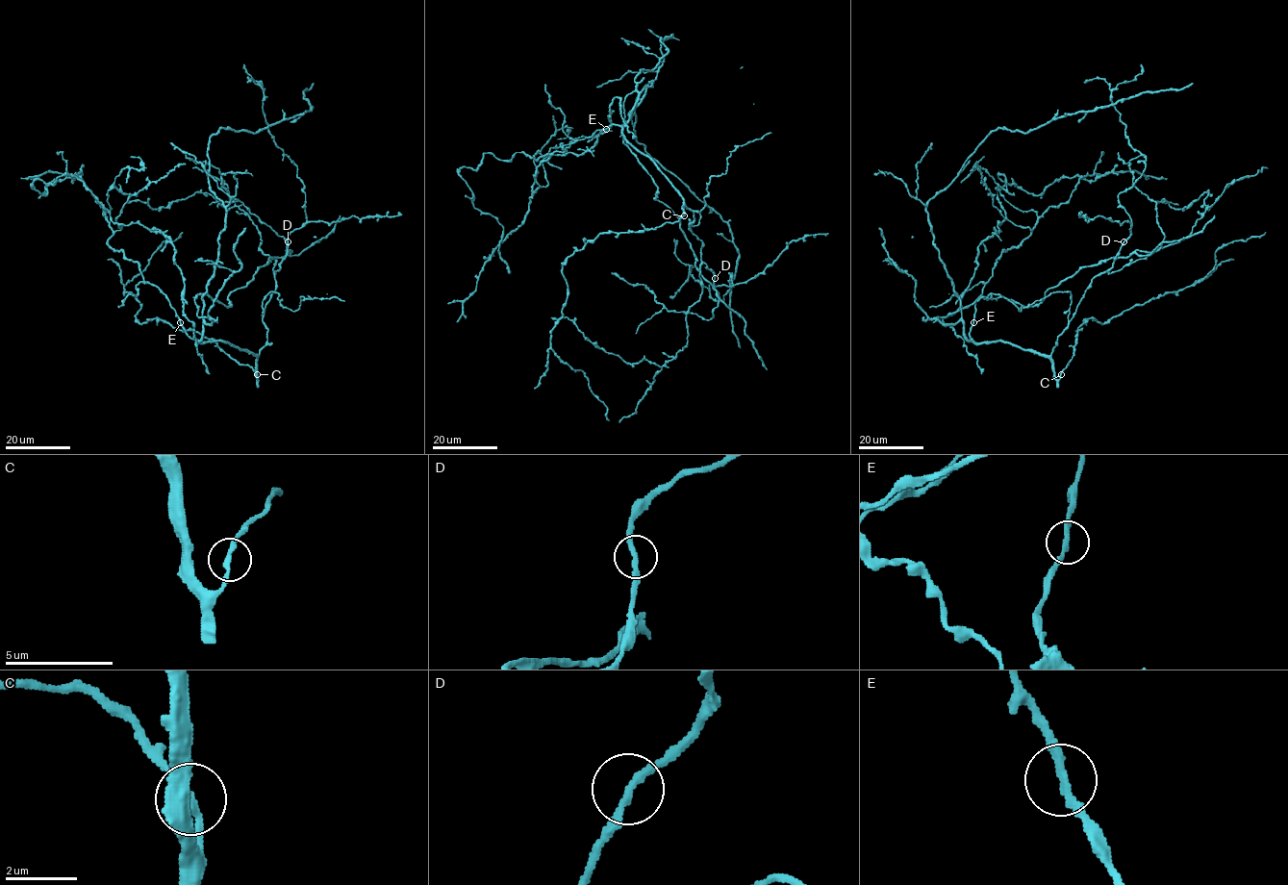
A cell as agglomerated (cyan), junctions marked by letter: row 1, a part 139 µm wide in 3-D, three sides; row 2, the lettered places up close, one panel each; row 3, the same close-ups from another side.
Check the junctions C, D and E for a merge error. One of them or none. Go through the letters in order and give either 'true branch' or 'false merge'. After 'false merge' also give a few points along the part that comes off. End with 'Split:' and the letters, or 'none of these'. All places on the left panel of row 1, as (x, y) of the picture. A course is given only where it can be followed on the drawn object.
C: true branch
D: true branch
E: true branch
Split: none of these

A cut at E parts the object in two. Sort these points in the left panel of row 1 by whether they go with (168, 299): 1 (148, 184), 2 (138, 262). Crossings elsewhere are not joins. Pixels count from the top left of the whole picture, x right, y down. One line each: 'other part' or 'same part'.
1: same part
2: same part

